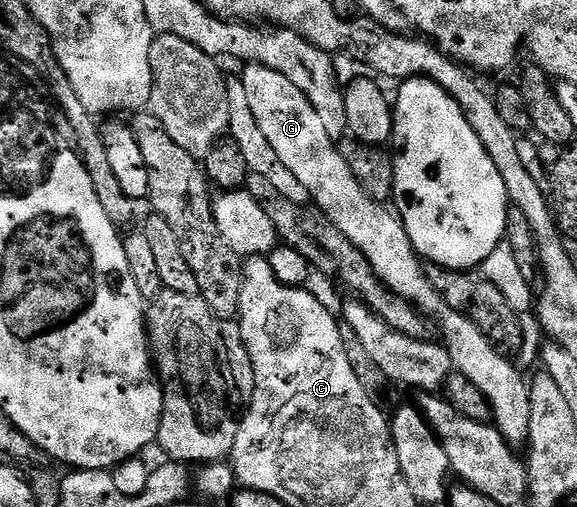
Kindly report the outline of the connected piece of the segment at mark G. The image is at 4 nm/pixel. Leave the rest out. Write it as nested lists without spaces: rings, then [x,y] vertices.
[[[248,63],[243,66],[243,69],[242,80],[246,87],[246,99],[250,102],[250,111],[254,111],[254,119],[258,119],[258,127],[262,127],[262,135],[266,135],[266,140],[274,146],[278,159],[282,159],[282,163],[286,163],[286,168],[298,178],[298,183],[302,183],[302,187],[306,187],[306,191],[310,191],[311,204],[324,213],[330,219],[330,223],[334,223],[334,227],[338,227],[338,231],[342,231],[342,235],[346,235],[346,239],[350,239],[350,243],[363,255],[364,261],[372,269],[372,274],[385,289],[399,295],[403,301],[407,301],[409,305],[419,310],[425,318],[431,319],[433,322],[435,322],[434,320],[440,321],[441,338],[439,337],[439,340],[442,342],[444,350],[450,355],[453,370],[466,375],[466,379],[470,379],[470,383],[474,383],[474,387],[478,387],[478,391],[482,391],[482,395],[488,400],[488,406],[492,408],[492,421],[509,445],[513,447],[527,446],[530,435],[529,382],[520,378],[519,371],[508,362],[511,360],[490,344],[486,335],[482,335],[482,331],[478,331],[478,327],[474,327],[474,323],[469,317],[464,317],[458,311],[451,309],[440,298],[438,291],[434,291],[434,287],[428,281],[425,266],[416,250],[413,249],[410,235],[406,235],[404,224],[400,222],[399,216],[387,204],[372,198],[358,183],[358,179],[354,179],[354,171],[350,171],[350,167],[346,167],[346,159],[342,159],[337,142],[332,141],[330,135],[326,135],[318,111],[314,111],[314,107],[310,107],[310,99],[306,99],[306,95],[302,95],[302,91],[298,91],[298,87],[294,87],[294,83],[290,83],[290,79],[286,79],[286,75],[278,75],[278,71],[274,71],[270,67]]]

